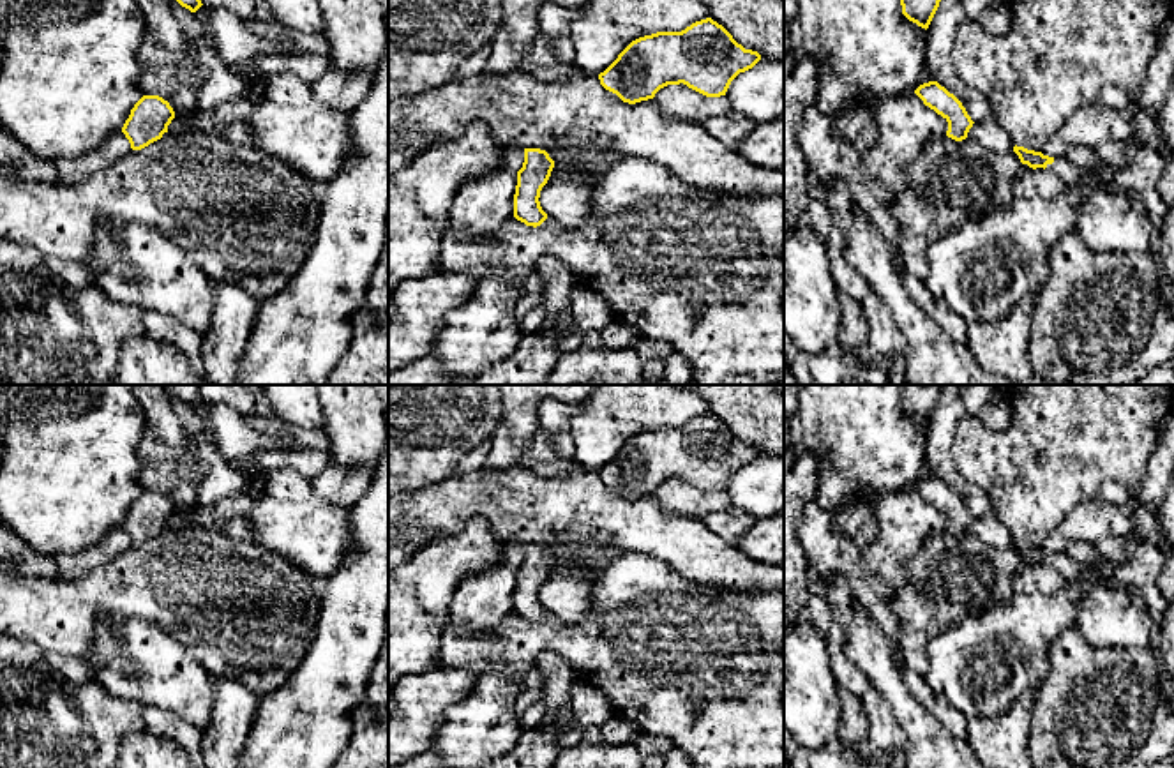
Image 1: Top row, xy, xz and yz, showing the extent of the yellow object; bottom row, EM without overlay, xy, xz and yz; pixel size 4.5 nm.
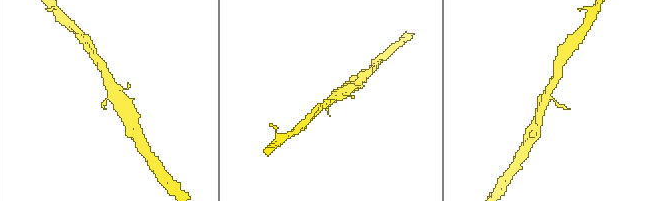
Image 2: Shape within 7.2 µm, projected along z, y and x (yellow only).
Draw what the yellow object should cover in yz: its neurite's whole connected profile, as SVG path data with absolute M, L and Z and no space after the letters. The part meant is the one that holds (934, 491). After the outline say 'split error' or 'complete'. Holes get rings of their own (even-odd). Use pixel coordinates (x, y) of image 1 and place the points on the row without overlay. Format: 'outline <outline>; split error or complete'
outline M929 477L920 480L914 489L923 496L925 501L934 505L948 517L946 531L962 537L967 533L969 524L973 523L973 516L967 510L962 498L950 489L937 477Z; complete

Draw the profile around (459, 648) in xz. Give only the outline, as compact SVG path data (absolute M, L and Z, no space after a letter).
M623 553L609 565L579 625L567 625L549 611L537 623L510 613L482 632L448 623L440 666L466 667L475 676L498 667L526 671L542 651L561 655L576 681L607 697L616 715L639 724L643 733L669 740L689 756L692 768L784 768L784 591L715 588L680 576L662 560Z

